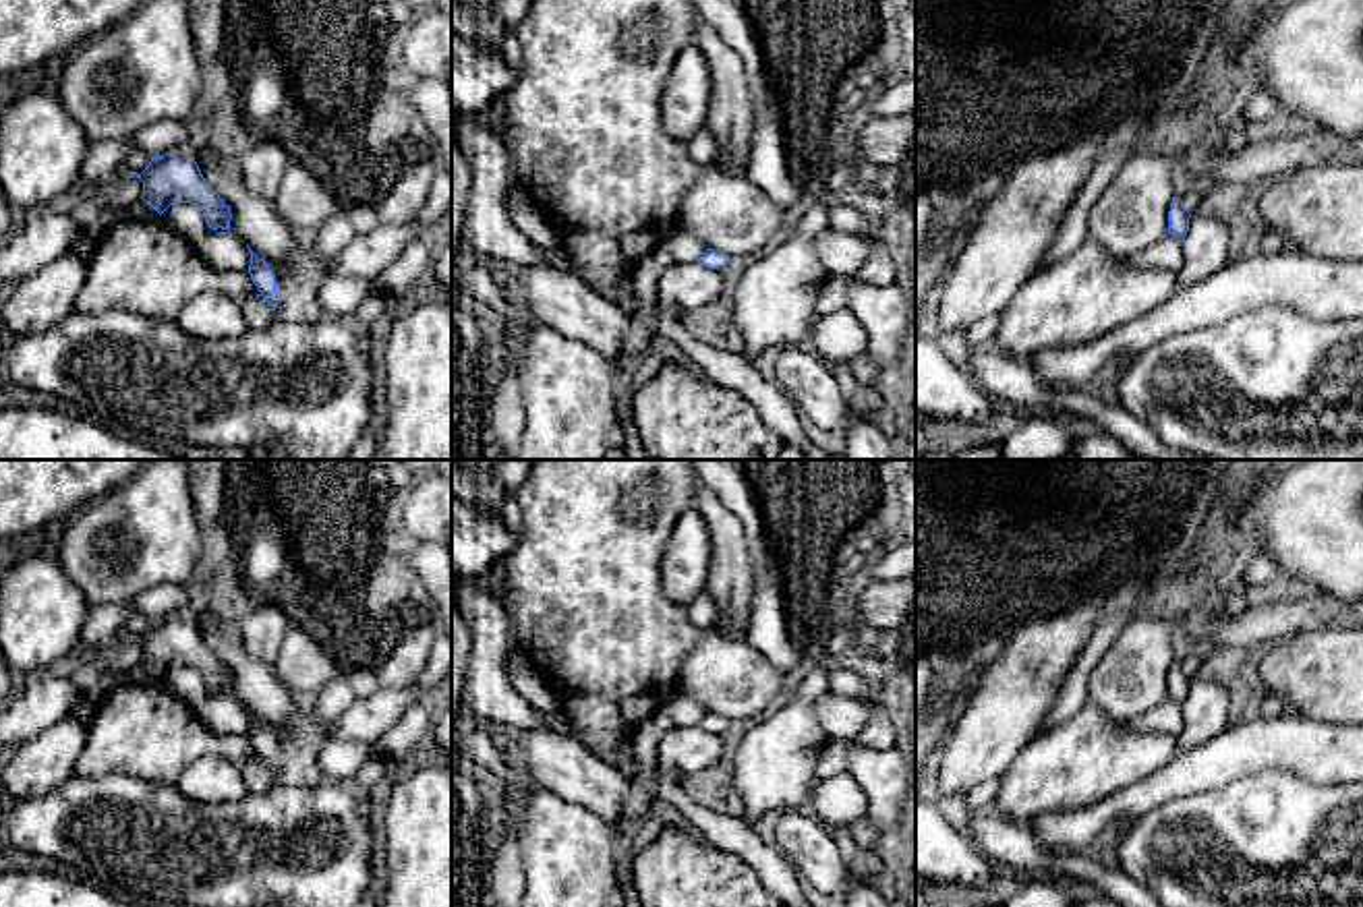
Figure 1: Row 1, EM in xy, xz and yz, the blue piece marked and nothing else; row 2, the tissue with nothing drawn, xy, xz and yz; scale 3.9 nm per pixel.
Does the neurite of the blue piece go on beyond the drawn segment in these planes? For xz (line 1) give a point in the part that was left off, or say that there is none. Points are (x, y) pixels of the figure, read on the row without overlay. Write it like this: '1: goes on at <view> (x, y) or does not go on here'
1: does not go on here

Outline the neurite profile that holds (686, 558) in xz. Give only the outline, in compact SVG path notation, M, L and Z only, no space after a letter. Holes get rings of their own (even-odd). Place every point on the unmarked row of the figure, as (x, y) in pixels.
M688 509L663 551L661 580L671 601L692 605L704 590L713 540L702 514Z

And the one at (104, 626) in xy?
M197 578L191 584L160 584L139 592L128 603L89 605L81 627L79 654L102 656L124 638L126 617L137 611L151 623L170 615L191 615L205 603L209 586Z

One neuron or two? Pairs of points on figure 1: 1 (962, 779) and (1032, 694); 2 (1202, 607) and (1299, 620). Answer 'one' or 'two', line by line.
1: one
2: one

